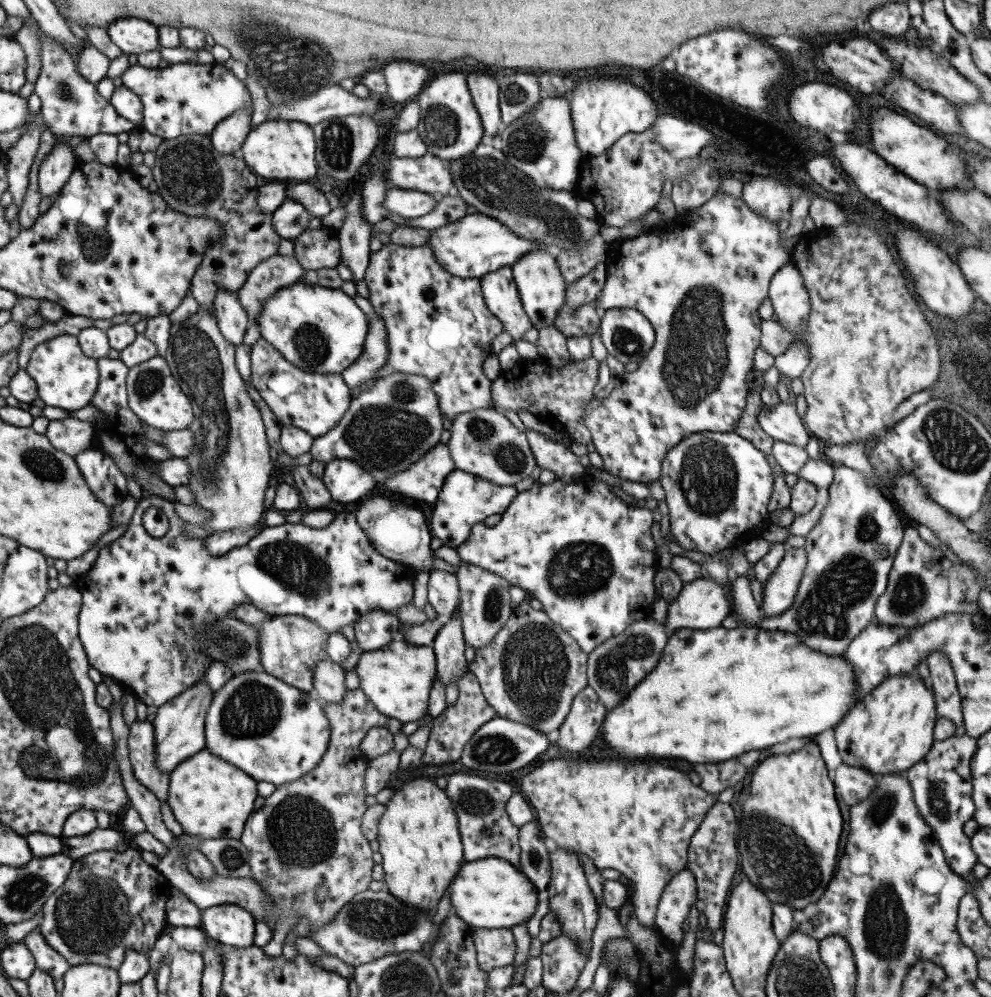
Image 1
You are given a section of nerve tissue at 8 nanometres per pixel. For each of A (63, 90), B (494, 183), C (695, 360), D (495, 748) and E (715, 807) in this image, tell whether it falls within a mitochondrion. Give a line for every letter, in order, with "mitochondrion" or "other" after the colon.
A: mitochondrion
B: mitochondrion
C: mitochondrion
D: mitochondrion
E: other

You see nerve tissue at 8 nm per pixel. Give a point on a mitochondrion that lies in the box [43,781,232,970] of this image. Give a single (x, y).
(84, 917)

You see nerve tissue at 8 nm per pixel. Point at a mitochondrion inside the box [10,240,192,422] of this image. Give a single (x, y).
(149, 381)

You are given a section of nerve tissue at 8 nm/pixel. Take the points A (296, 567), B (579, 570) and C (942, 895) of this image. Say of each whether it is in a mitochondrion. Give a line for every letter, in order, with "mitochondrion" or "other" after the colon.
A: mitochondrion
B: mitochondrion
C: other

